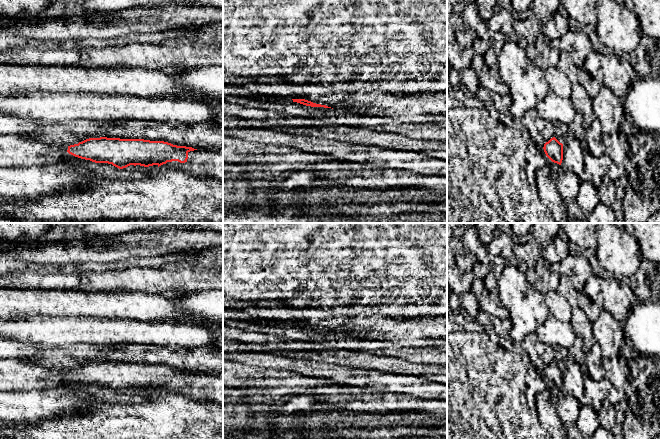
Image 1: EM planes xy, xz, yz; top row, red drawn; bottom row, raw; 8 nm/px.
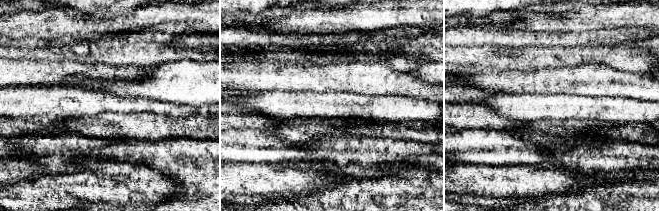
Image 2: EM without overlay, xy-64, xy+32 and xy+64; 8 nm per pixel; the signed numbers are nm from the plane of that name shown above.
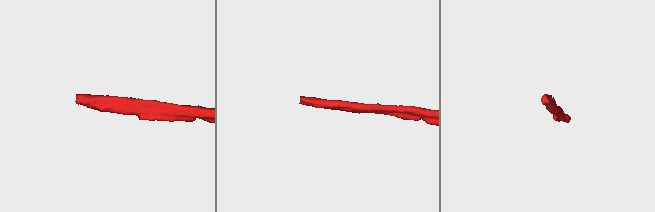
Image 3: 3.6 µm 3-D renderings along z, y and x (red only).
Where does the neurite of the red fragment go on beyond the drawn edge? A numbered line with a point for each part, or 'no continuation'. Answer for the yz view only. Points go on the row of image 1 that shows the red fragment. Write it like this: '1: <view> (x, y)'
1: yz (554, 167)

